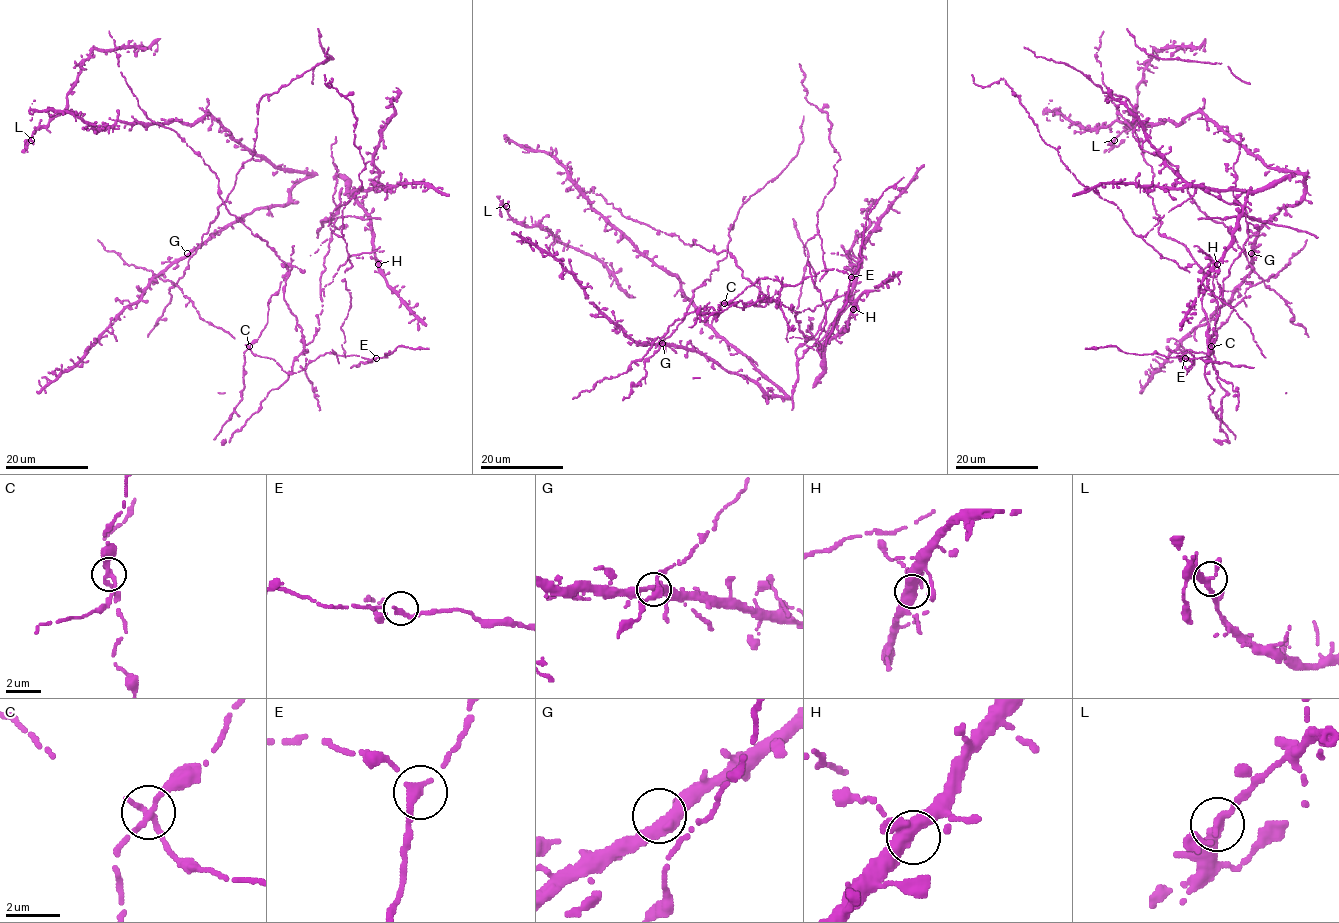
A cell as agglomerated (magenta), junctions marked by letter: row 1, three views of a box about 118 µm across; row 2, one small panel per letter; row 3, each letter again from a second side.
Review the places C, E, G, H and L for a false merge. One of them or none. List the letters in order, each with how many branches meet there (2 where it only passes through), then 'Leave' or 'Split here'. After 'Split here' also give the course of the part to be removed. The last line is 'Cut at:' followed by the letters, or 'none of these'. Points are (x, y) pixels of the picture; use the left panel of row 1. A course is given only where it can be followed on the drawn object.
C: Branches: 3. Split here
E: Branches: 3. Leave
G: Branches: 3. Leave
H: Branches: 3. Leave
L: Branches: 3. Leave
Cut at: C

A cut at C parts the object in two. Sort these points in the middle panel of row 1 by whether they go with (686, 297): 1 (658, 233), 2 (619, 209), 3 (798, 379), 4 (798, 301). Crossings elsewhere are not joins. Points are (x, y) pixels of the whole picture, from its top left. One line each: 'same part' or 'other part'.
1: other part
2: other part
3: other part
4: other part

